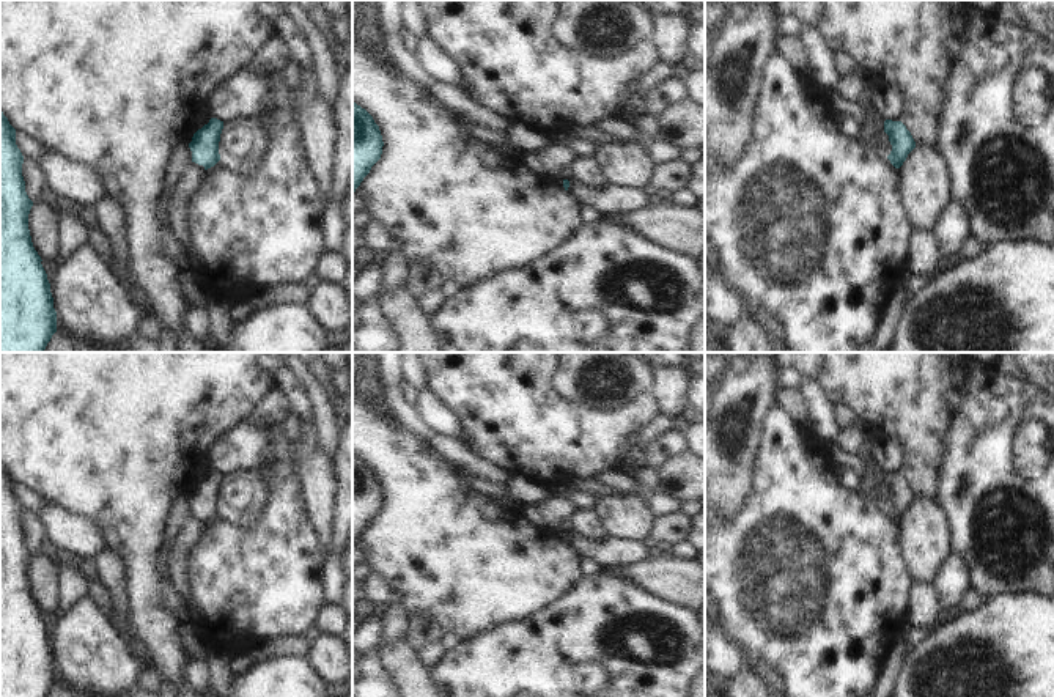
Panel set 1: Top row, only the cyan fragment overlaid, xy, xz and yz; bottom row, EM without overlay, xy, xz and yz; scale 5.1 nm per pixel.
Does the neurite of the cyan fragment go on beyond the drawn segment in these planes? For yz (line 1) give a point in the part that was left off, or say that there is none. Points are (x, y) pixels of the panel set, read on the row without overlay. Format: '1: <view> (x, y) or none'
1: none

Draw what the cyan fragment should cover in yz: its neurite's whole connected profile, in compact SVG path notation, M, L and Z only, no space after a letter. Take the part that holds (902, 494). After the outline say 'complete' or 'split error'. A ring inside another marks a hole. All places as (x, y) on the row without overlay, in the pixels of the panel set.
M886 472L884 485L889 488L889 494L892 497L892 503L887 511L895 521L900 521L908 507L916 500L916 494L901 474Z; complete

